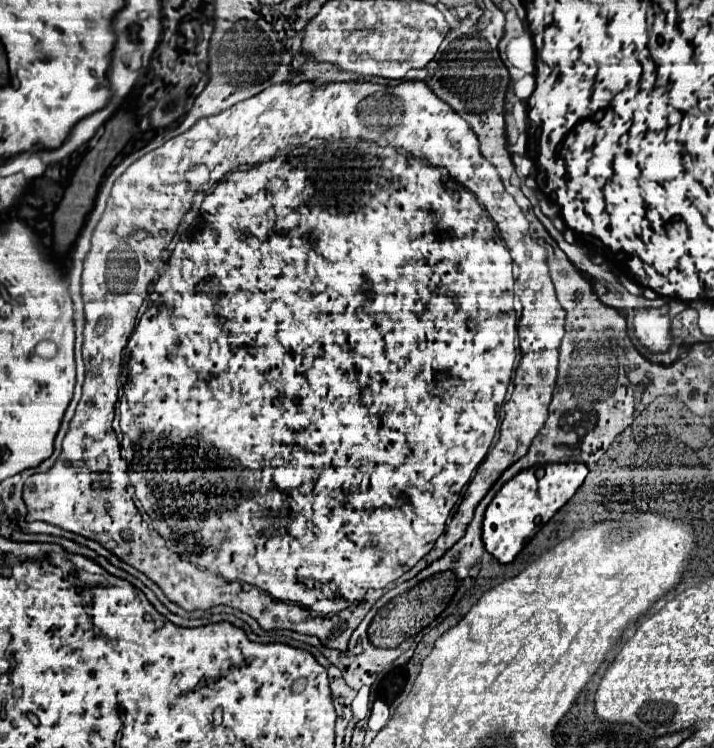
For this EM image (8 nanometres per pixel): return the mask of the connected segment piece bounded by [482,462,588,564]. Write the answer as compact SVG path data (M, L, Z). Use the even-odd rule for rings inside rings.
M554 462L536 464L522 470L494 496L486 508L482 540L486 550L502 564L508 564L524 548L524 544L546 524L580 488L588 474L588 466L582 462Z

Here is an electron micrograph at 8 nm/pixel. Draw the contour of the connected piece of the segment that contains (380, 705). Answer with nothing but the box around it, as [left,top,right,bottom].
[368,700,390,732]

